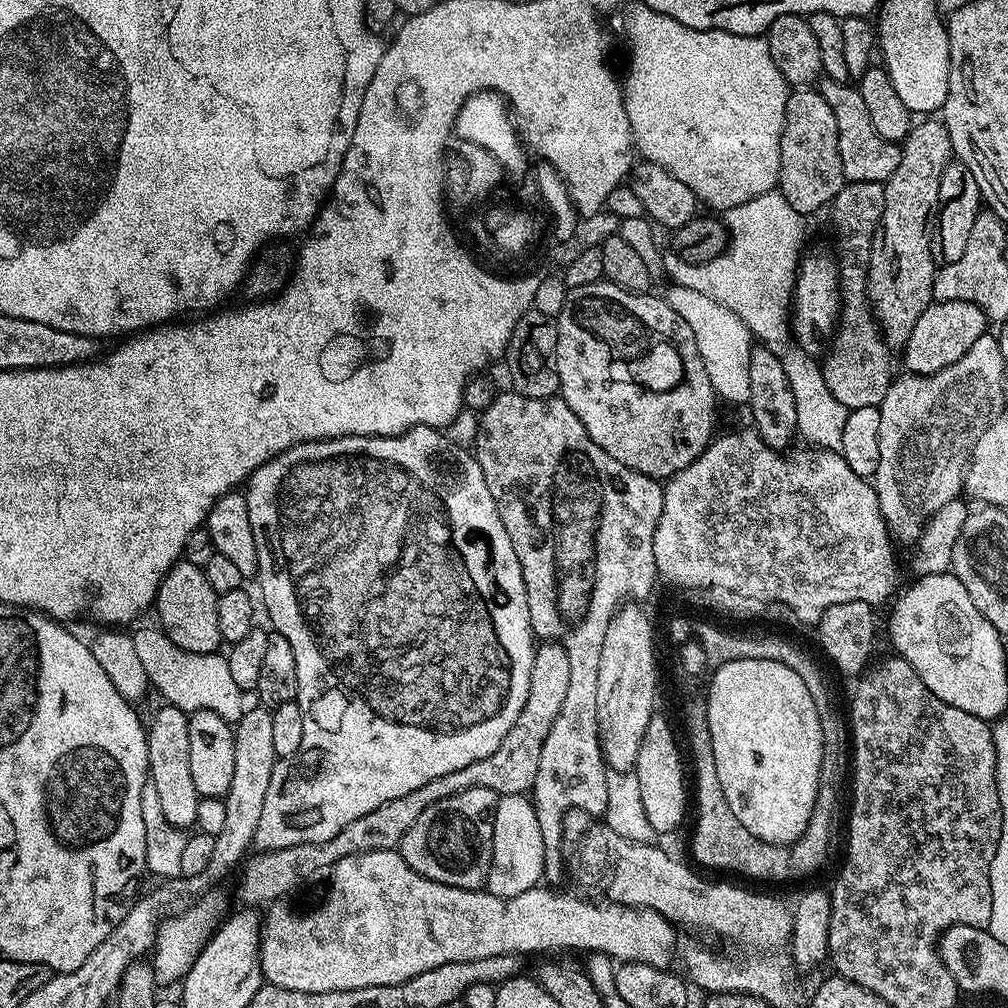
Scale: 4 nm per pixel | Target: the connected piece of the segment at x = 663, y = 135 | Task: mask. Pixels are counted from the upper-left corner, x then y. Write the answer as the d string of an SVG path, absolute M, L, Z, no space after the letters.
M642 2L625 7L619 13L620 32L628 43L628 73L622 76L624 90L624 105L626 114L630 118L630 130L632 131L632 143L635 151L640 152L645 161L653 162L670 170L678 182L690 186L694 190L697 201L701 205L709 204L712 208L727 210L734 206L742 206L742 202L750 202L750 198L758 198L758 194L766 194L773 191L780 182L780 139L786 122L786 106L790 95L790 86L786 78L782 78L782 70L774 66L774 58L770 58L770 46L763 35L739 36L729 32L710 30L703 32L690 26L682 26L682 22L674 22L674 18L666 18L666 14L658 14L658 10L650 10Z

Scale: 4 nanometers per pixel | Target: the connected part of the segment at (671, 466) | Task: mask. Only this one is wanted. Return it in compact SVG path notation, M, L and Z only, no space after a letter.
M603 278L590 282L586 286L568 288L566 294L568 297L565 298L564 305L560 308L560 316L558 315L559 399L564 400L566 406L570 406L570 410L574 410L574 414L578 414L578 422L582 422L582 426L586 426L586 434L590 434L590 438L594 442L598 442L598 446L602 446L602 450L606 450L606 454L610 454L610 458L622 462L622 466L626 466L631 472L641 472L644 476L649 476L651 480L661 482L677 476L707 450L717 431L715 428L718 397L710 382L710 374L706 374L706 365L702 362L702 354L698 354L698 342L694 342L694 333L691 332L690 326L686 326L686 322L682 322L682 318L678 318L678 314L674 314L674 310L670 310L667 299L660 297L659 300L658 297L652 296L653 294L622 290L622 286L612 284Z

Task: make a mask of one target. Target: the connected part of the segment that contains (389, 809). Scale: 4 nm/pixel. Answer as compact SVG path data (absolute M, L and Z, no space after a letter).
M555 642L541 643L530 666L530 694L526 694L526 706L522 706L522 714L518 714L514 726L510 726L506 738L502 738L502 746L498 746L494 754L478 762L470 762L470 766L462 766L462 770L442 774L442 778L434 778L432 782L426 782L426 786L418 786L418 790L402 794L402 798L382 802L378 810L362 814L362 818L350 822L350 826L338 830L338 834L334 834L334 838L326 842L306 842L256 854L252 861L248 860L243 865L244 888L249 892L248 900L252 903L249 905L267 906L278 897L286 895L291 888L297 888L302 882L318 874L318 870L334 866L334 862L347 856L370 850L396 848L402 842L406 830L414 826L414 821L422 814L422 810L434 806L434 802L442 802L442 798L450 798L450 794L458 794L474 786L486 786L494 790L497 797L531 793L534 774L538 774L538 758L542 758L542 742L546 742L546 734L550 734L550 726L554 726L554 718L558 718L558 710L562 710L562 702L569 686L570 660L566 658L566 650Z

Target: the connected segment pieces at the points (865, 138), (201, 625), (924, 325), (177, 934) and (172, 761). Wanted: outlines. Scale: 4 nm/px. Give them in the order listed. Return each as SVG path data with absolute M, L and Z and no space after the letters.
M824 78L819 81L818 91L822 94L822 98L826 98L826 103L829 104L830 110L834 110L834 122L838 122L838 154L842 158L845 181L878 182L879 184L887 182L890 174L894 174L894 170L898 170L898 162L902 162L901 145L890 142L876 133L874 125L870 122L870 113L866 111L866 105L862 102L862 94L859 87L843 80Z
M188 558L181 559L166 574L162 586L156 595L154 613L160 621L159 627L184 652L194 654L210 654L220 652L222 641L218 628L219 595L210 586L210 578L206 578L203 567L199 563L191 564Z
M935 301L926 310L922 310L922 318L918 318L913 332L904 344L902 355L909 373L918 376L929 376L962 358L978 338L982 338L988 331L990 318L974 302L946 302Z
M209 890L199 899L189 905L184 912L176 916L163 919L157 930L157 938L154 951L150 956L150 963L154 970L154 978L157 985L164 984L179 985L185 974L194 966L200 952L206 946L206 942L216 933L225 919L224 896L220 890Z
M164 702L164 705L157 710L147 723L148 733L148 774L154 790L158 790L158 802L162 805L162 814L176 828L185 830L191 829L196 822L198 814L198 802L200 795L198 790L194 790L194 777L190 774L190 726L188 725L189 713L183 712L180 708L175 708L175 703Z

